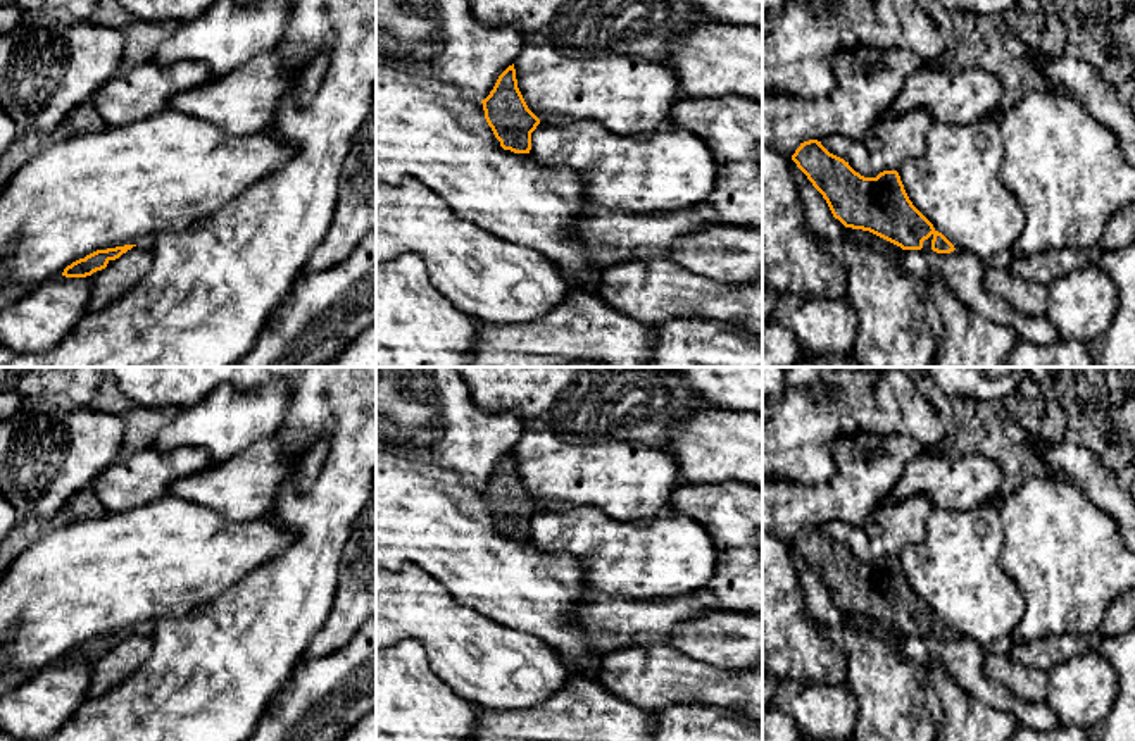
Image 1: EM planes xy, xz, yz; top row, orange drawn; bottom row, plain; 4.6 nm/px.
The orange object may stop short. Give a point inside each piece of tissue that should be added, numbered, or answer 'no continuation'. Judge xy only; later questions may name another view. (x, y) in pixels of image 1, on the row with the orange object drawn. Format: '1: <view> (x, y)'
no continuation

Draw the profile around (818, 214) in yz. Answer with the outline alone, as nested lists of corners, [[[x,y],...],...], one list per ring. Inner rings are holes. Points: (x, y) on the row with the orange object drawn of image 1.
[[[795,171],[795,184],[804,203],[806,219],[818,238],[842,241],[847,238],[845,226],[833,217],[823,195],[812,186],[802,171]]]

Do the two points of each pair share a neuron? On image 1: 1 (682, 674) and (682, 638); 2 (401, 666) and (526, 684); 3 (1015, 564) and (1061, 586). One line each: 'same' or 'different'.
1: different
2: different
3: same

